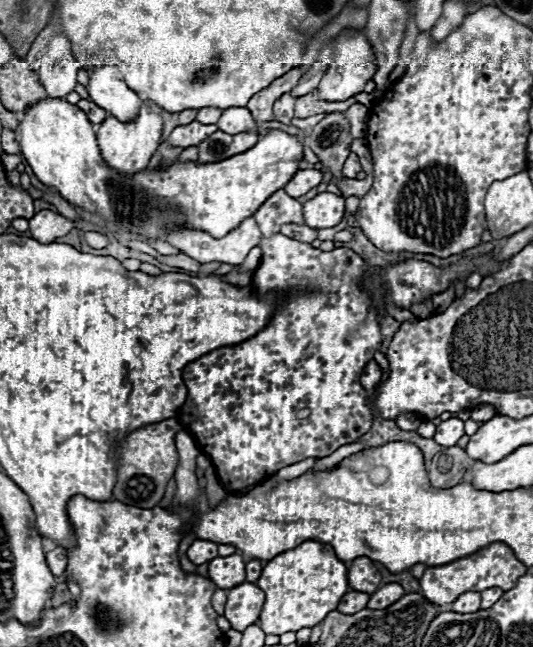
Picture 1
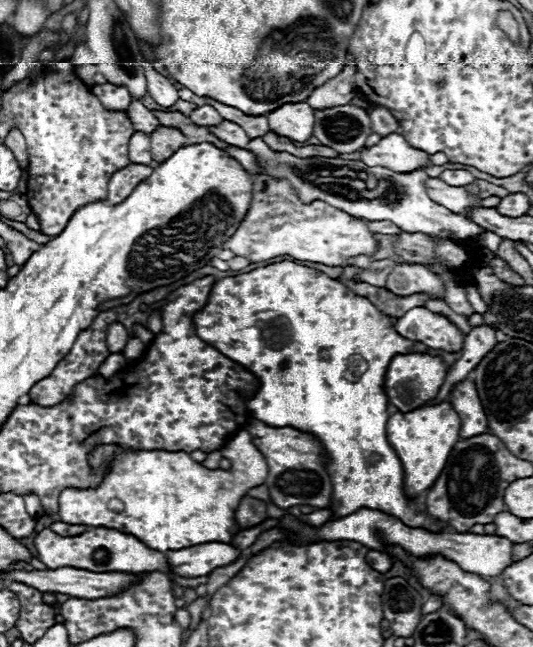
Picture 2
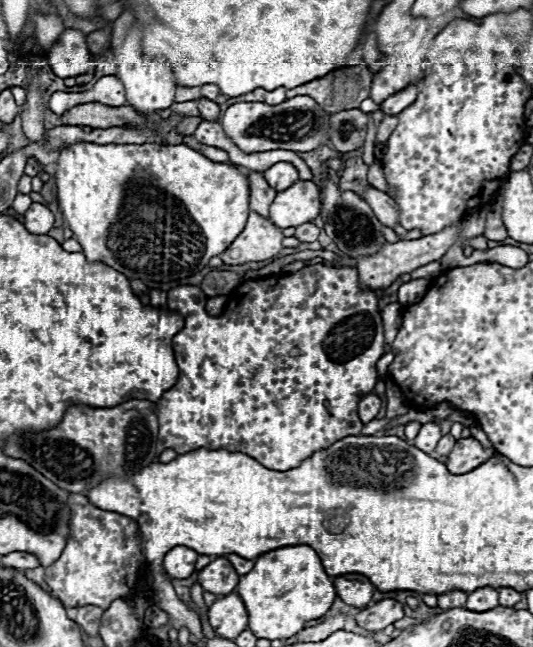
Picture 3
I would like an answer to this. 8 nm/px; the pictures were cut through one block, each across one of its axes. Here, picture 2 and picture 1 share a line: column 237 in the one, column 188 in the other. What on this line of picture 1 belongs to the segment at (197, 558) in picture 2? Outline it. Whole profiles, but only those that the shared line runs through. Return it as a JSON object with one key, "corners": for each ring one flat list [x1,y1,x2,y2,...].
{"corners":[[194,540,186,554,192,564,200,566,200,564,210,562,214,556,218,556,218,544,210,542,210,540]]}

